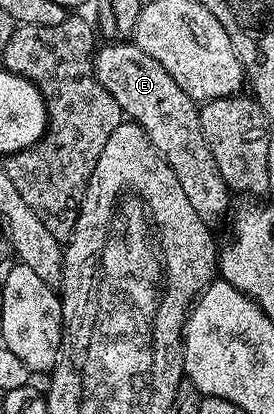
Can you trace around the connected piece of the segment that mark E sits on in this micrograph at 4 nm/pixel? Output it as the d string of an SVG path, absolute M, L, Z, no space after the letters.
M107 42L103 46L95 50L92 58L97 81L116 99L123 114L141 126L151 145L172 167L192 209L206 224L216 224L220 216L229 212L232 193L204 140L197 102L177 86L156 59L134 42Z

